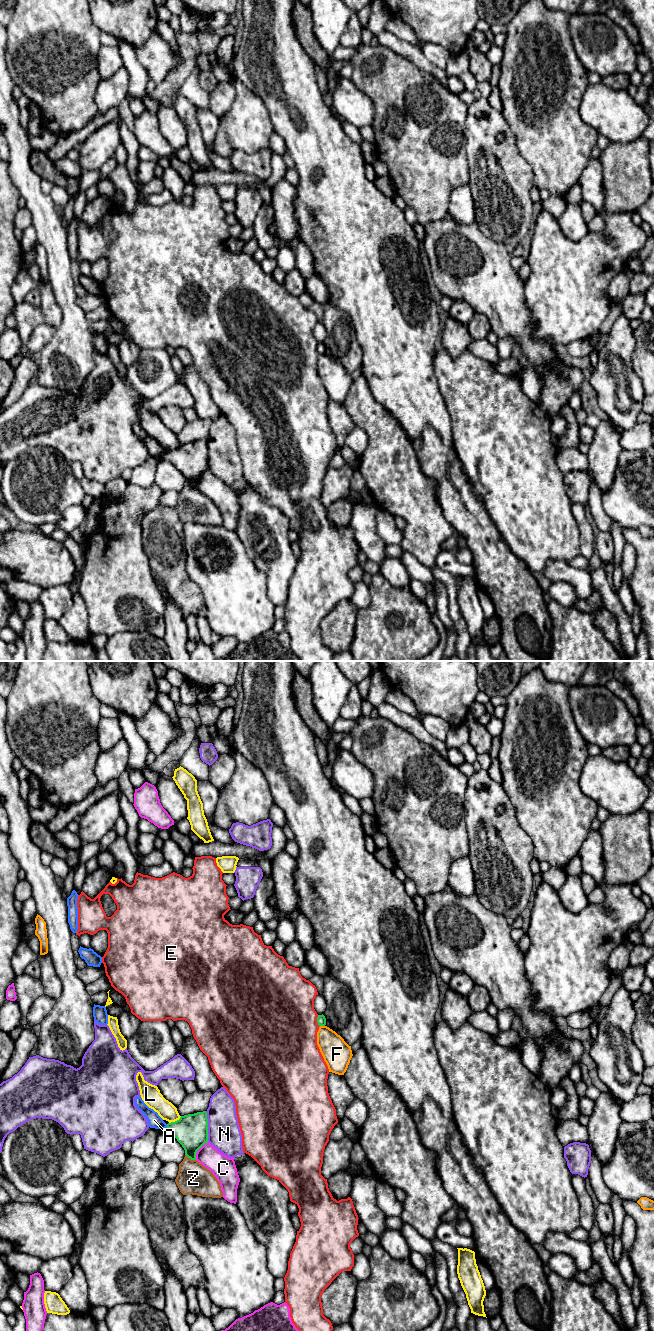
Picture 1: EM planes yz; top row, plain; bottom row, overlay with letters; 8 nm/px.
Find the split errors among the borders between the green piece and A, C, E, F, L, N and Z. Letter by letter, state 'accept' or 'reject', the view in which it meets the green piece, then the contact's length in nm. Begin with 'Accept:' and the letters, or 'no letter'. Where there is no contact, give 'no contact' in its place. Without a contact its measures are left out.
Accept: A
A: accept; meets green in yz; contact 60 nm long
C: reject; meets green in yz; contact 180 nm long
E: reject; meets green in yz; contact 100 nm long
F: reject; meets green in yz; contact 40 nm long
L: reject; meets green in yz; contact 120 nm long
N: reject; meets green in yz; contact 240 nm long
Z: reject; meets green in yz; contact 100 nm long

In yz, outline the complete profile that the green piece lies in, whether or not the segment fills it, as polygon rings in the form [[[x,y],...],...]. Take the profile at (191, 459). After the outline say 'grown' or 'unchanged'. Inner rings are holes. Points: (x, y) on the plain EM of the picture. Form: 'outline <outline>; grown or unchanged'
outline [[[141,425],[135,426],[135,433],[145,443],[150,456],[161,457],[172,462],[184,476],[185,483],[191,488],[196,488],[197,479],[208,471],[206,439],[184,443],[179,448],[166,452]]]; grown

